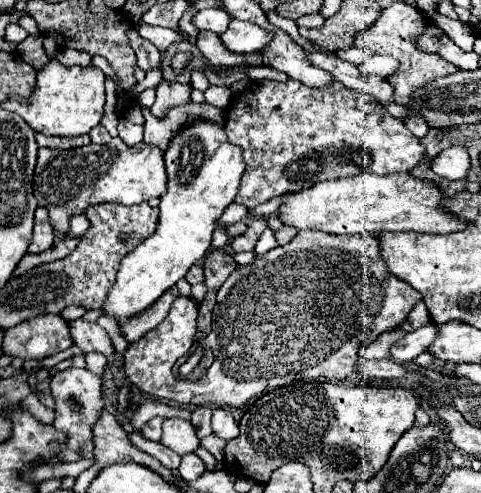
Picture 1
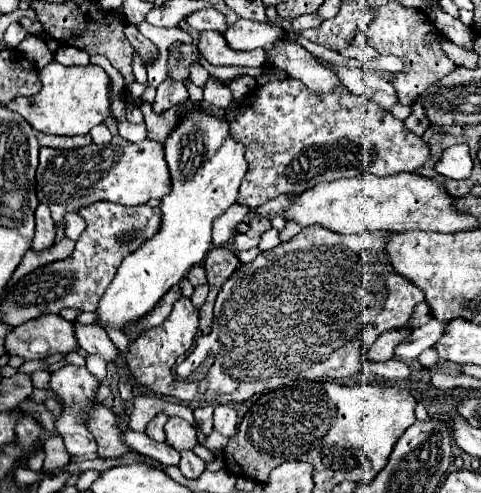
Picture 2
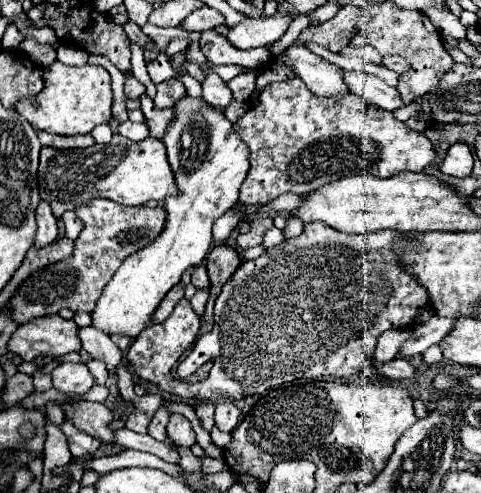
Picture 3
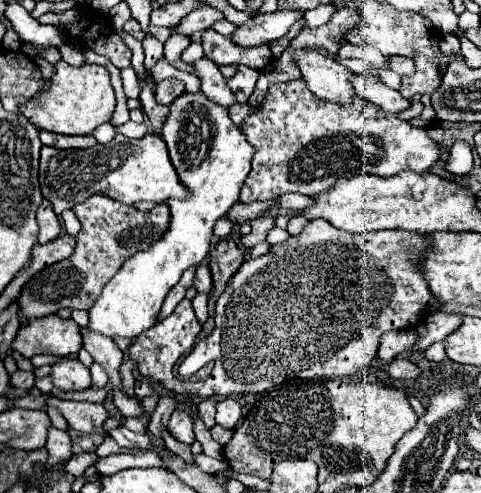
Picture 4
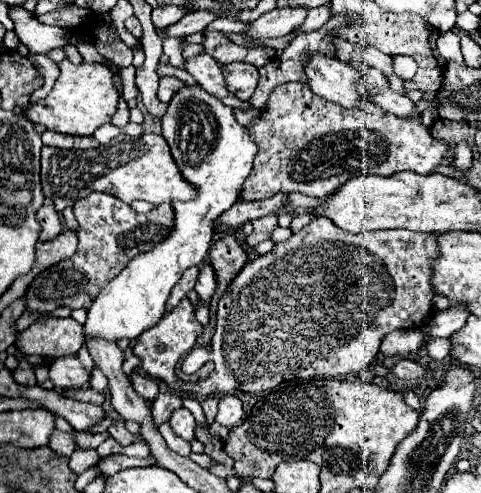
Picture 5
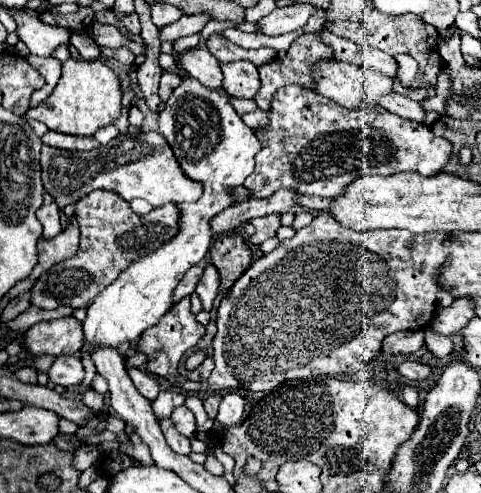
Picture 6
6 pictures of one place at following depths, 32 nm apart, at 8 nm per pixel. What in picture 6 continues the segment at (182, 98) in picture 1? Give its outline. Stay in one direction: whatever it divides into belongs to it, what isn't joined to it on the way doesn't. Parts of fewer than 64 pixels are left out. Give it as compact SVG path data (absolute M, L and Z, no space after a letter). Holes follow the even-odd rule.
M164 72L162 74L162 78L160 78L160 100L162 102L168 102L168 98L170 98L170 94L172 94L172 90L174 88L178 88L182 84L182 80L176 76L176 74L170 74L170 72Z

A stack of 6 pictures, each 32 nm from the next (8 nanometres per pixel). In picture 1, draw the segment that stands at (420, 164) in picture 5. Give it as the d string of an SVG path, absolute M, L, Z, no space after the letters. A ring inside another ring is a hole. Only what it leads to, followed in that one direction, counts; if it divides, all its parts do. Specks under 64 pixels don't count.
M256 80L226 108L228 142L242 148L246 170L236 204L254 208L284 192L298 192L316 182L356 176L362 172L392 174L410 172L422 158L424 146L384 108L352 88L336 82L328 88L308 88L298 80L284 84ZM314 164L318 172L314 174Z

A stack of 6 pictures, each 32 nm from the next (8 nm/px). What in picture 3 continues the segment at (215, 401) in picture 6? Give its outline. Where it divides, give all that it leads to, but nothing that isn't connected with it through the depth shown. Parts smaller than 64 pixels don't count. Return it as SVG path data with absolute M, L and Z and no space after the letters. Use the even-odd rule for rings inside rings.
M202 402L196 406L196 416L202 422L204 430L212 430L214 428L214 404L212 402Z

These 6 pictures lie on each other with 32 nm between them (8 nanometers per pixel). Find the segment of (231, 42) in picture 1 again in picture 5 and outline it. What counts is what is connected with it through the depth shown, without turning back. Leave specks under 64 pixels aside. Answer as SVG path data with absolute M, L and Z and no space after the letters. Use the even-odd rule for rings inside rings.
M276 8L268 14L262 14L254 22L248 22L248 28L242 32L242 36L248 36L252 40L286 36L304 24L306 12L308 8Z

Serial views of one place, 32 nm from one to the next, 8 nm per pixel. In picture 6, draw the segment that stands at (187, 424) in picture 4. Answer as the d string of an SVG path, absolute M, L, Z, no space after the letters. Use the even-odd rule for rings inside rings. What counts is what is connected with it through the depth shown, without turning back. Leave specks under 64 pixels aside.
M178 406L178 408L172 412L170 420L172 420L174 428L176 428L182 436L186 436L186 438L192 438L192 436L194 436L194 432L196 432L196 418L194 418L194 414L192 414L186 406Z

